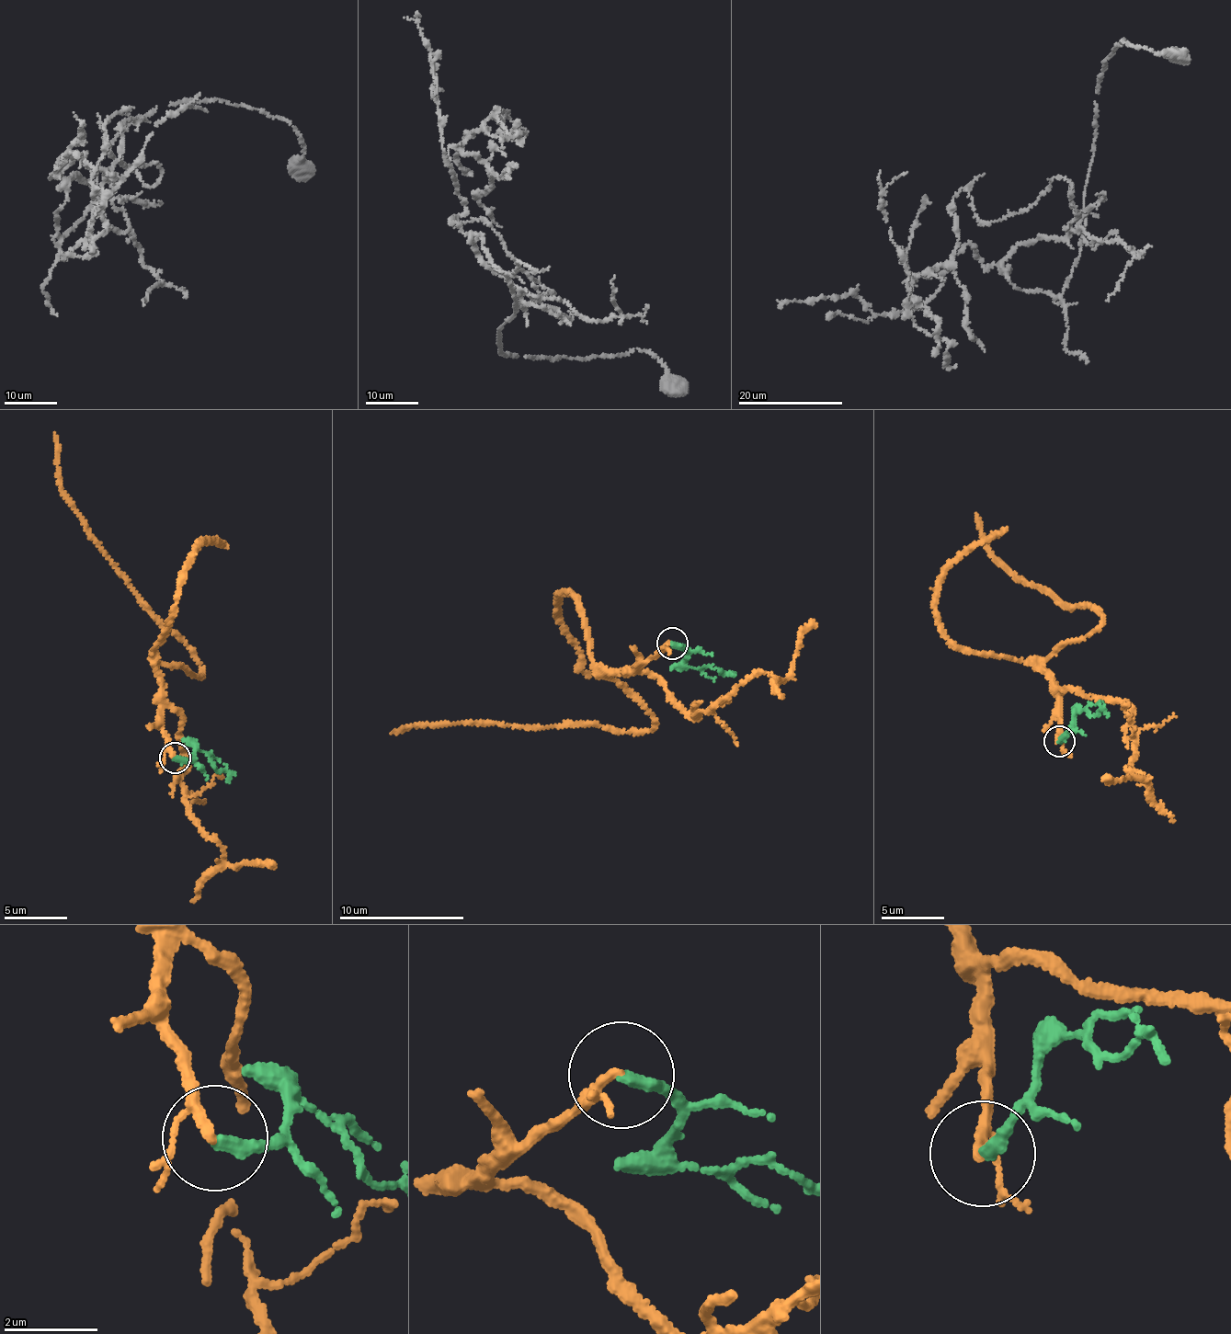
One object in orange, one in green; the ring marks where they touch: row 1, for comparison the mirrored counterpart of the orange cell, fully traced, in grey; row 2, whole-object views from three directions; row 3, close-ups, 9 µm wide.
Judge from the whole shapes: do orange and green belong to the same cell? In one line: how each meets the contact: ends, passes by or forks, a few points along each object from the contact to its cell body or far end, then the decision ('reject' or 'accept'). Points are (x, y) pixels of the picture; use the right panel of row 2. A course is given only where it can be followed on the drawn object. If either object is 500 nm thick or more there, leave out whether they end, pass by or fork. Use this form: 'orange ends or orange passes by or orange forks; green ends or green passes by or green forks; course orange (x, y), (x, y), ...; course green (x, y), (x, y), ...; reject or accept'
orange passes by; green ends; course orange (1058, 742), (1059, 687), (1044, 665), (1103, 617), (1088, 606), (1071, 611), (990, 554), (976, 513); course green (1058, 742), (1085, 707), (1095, 715), (1099, 709), (1108, 715); reject

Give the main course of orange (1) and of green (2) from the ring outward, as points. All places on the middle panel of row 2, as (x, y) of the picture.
1: (671, 642), (631, 675), (607, 676), (646, 704), (655, 724), (650, 731), (592, 724), (426, 724), (391, 734)
2: (671, 642), (685, 649), (686, 666), (718, 668), (735, 675)

